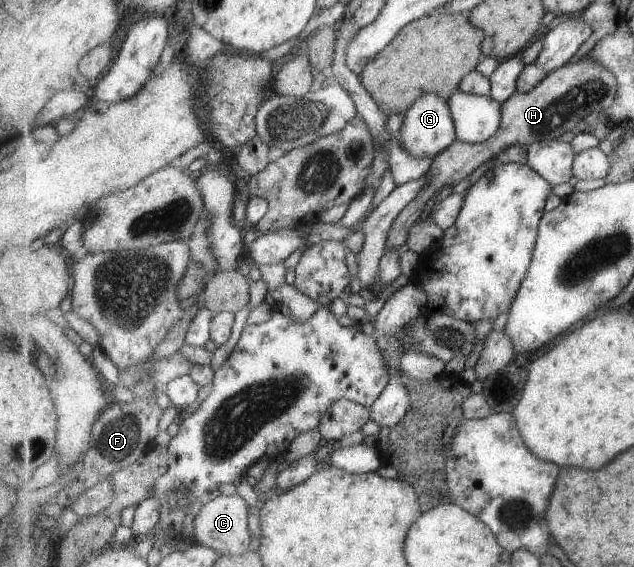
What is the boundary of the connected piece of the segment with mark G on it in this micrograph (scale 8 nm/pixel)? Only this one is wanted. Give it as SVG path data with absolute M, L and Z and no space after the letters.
M425 94L416 99L406 111L403 127L397 136L408 154L420 158L436 158L457 140L456 123L448 100L437 94Z

